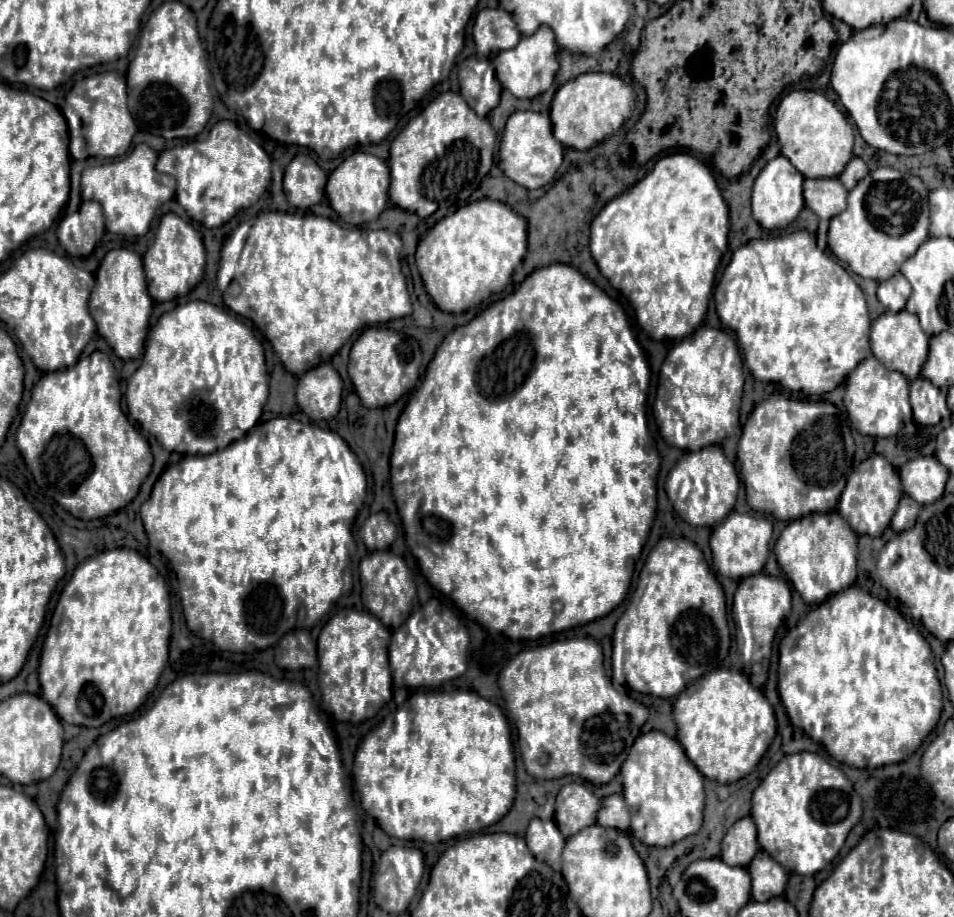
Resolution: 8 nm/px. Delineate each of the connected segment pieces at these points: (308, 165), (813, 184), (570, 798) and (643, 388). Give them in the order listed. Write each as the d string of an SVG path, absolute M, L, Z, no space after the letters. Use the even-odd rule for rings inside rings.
M309 155L293 157L283 177L283 191L289 205L299 209L317 205L325 195L325 179L327 175Z
M805 179L803 183L805 205L821 219L839 215L847 205L847 189L839 179Z
M572 782L565 785L557 795L555 807L555 823L563 837L571 837L585 827L595 825L599 803L601 799L593 795L586 784Z
M553 263L533 271L511 295L478 313L471 323L453 329L437 347L421 385L397 421L391 454L391 487L405 541L427 581L453 599L465 615L479 621L487 631L497 631L511 639L539 639L611 613L627 595L633 563L641 555L657 507L655 477L659 471L659 455L649 437L645 403L649 382L647 358L623 307L575 267L565 263ZM555 601L561 601L563 608L553 608Z

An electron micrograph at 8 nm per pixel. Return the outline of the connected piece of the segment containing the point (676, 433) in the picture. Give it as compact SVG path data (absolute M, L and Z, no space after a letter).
M699 327L693 335L674 344L661 367L653 405L661 437L685 451L719 445L737 429L741 395L743 359L737 343L723 329Z

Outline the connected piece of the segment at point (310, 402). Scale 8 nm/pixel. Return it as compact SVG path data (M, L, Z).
M323 363L299 379L297 403L313 421L333 419L341 407L341 391L343 381L339 373L329 363Z

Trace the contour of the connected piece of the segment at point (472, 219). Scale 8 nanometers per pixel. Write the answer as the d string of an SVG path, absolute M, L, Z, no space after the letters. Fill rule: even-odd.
M479 199L443 217L417 247L415 263L429 297L441 311L463 313L509 283L527 251L527 221L509 205Z

